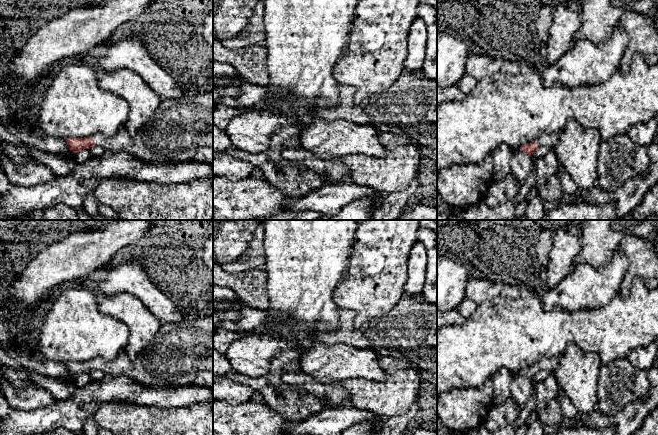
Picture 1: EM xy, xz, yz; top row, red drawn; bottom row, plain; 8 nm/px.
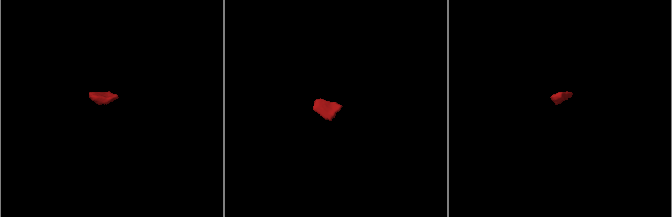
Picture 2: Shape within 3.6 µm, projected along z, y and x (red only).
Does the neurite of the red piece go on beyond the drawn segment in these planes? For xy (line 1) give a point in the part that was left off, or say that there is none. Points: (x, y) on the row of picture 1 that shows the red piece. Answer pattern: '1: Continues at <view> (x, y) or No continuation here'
1: Continues at xy (179, 127)

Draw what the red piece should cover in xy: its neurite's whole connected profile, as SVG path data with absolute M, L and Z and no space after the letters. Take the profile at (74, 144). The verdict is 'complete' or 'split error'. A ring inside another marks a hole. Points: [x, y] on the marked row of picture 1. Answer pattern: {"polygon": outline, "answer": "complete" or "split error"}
{"polygon": "M213 90L199 92L195 95L183 94L179 98L162 100L152 117L135 137L131 137L125 126L121 126L113 137L95 134L84 138L70 137L65 141L73 153L98 145L105 151L125 152L155 165L175 164L194 159L199 148L213 148Z", "answer": "split error"}

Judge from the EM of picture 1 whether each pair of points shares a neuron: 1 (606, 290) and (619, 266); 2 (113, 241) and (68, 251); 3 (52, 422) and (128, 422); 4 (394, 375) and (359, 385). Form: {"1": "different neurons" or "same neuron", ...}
{"1": "same neuron", "2": "same neuron", "3": "different neurons", "4": "same neuron"}

